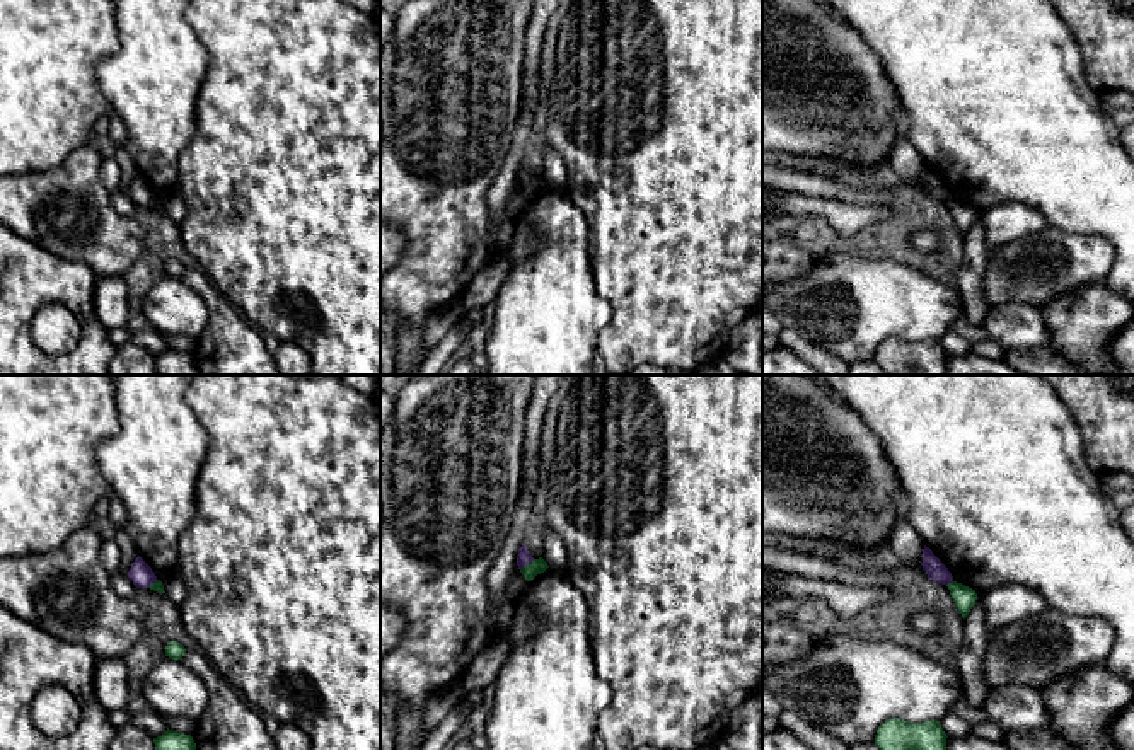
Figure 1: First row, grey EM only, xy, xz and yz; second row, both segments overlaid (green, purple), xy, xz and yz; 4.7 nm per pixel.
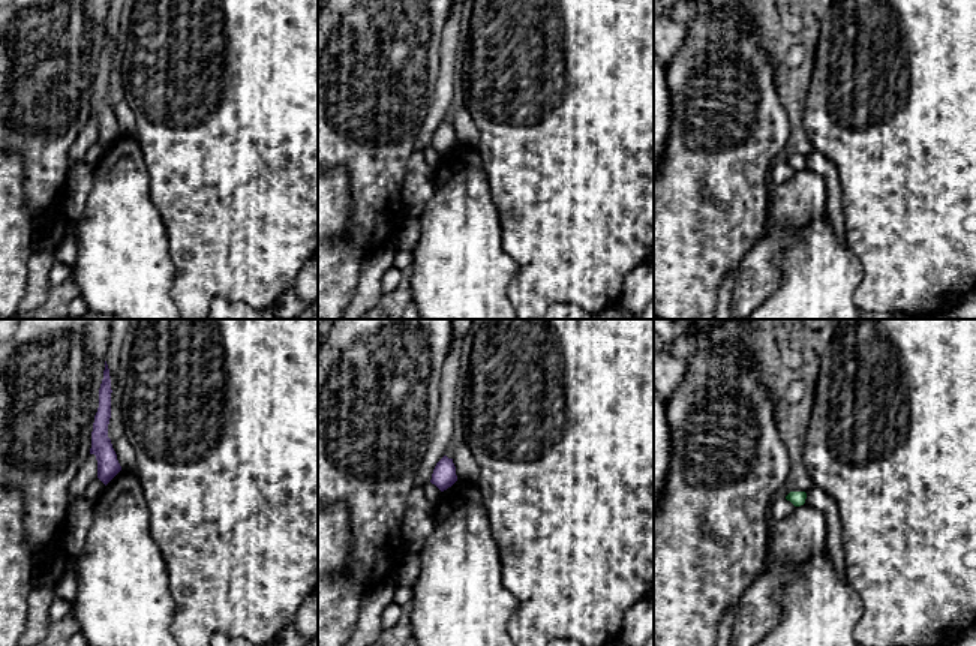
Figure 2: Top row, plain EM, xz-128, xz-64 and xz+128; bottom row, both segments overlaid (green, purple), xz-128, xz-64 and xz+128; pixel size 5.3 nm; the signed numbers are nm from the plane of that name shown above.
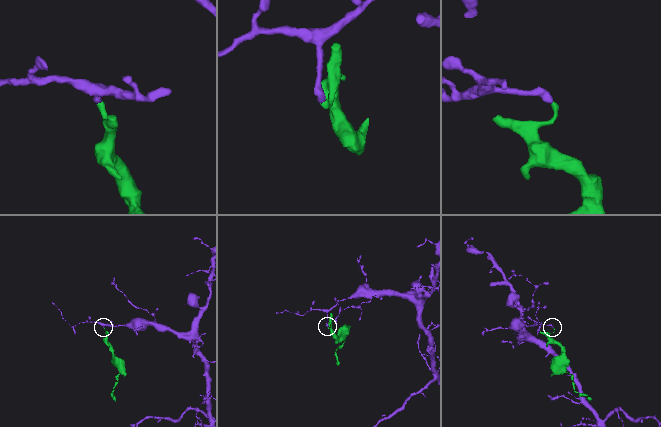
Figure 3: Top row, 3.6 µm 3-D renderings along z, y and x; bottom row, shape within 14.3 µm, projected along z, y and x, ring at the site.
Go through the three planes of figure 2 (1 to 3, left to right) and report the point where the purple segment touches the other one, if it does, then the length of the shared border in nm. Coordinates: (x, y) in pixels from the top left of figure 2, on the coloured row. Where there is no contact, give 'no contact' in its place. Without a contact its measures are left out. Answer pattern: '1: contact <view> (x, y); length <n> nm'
1: no contact
2: no contact
3: no contact

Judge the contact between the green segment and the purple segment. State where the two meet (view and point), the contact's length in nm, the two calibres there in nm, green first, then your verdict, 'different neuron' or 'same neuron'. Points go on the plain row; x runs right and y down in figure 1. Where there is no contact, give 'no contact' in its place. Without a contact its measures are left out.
xz (527, 183) | 90 nm | 70/70 nm | different neuron

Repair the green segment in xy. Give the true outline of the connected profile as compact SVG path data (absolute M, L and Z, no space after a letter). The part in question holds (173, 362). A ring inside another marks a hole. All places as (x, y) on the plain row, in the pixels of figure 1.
M167 346L162 355L153 356L159 375L200 375L191 353L177 351Z

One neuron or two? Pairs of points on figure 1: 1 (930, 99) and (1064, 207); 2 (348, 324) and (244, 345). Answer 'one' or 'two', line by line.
1: one
2: two

